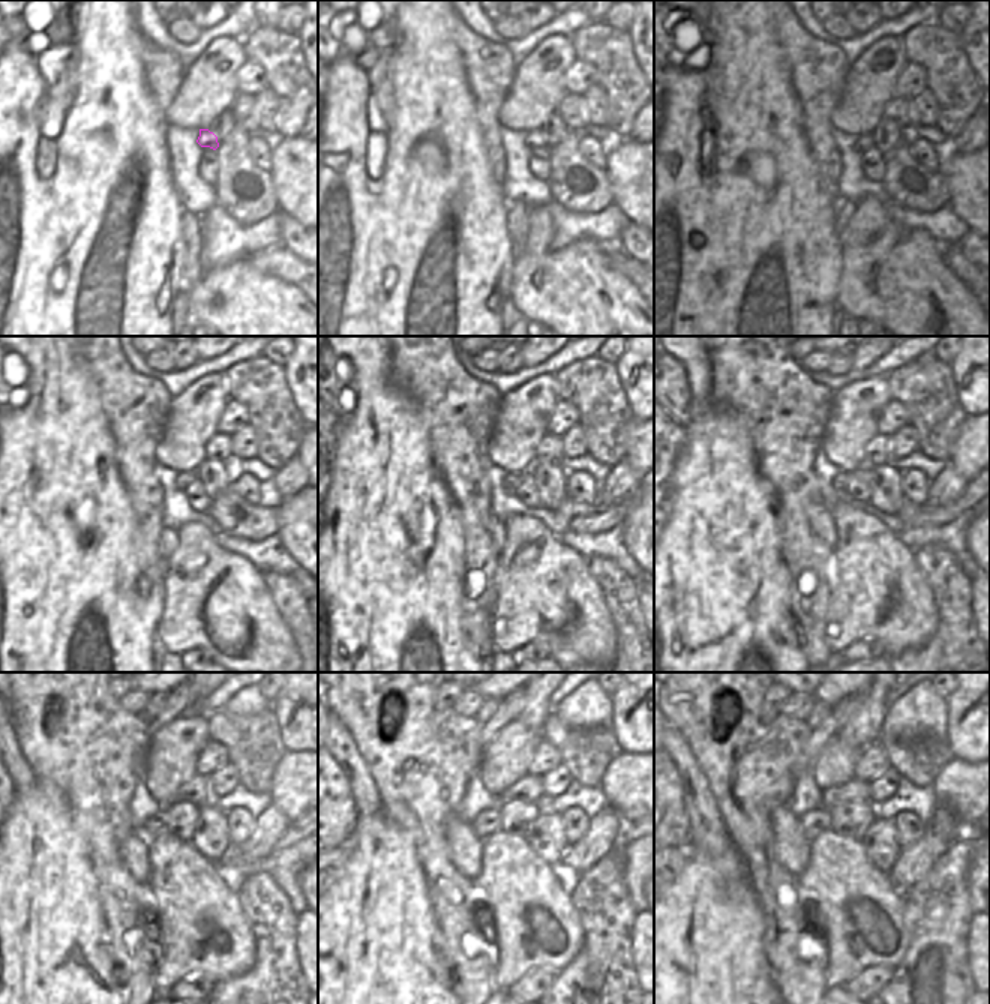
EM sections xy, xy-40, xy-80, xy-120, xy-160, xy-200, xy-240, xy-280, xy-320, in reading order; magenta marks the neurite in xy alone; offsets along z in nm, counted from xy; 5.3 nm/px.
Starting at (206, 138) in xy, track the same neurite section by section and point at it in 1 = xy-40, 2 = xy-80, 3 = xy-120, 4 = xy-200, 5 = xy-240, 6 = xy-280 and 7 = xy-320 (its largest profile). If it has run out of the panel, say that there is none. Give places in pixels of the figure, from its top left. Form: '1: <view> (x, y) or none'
1: xy-40 (536, 138)
2: xy-80 (864, 141)
3: xy-120 (185, 477)
4: xy-200 (840, 480)
5: xy-240 (155, 824)
6: xy-280 (488, 821)
7: xy-320 (813, 823)

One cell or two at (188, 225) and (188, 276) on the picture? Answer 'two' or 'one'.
one

